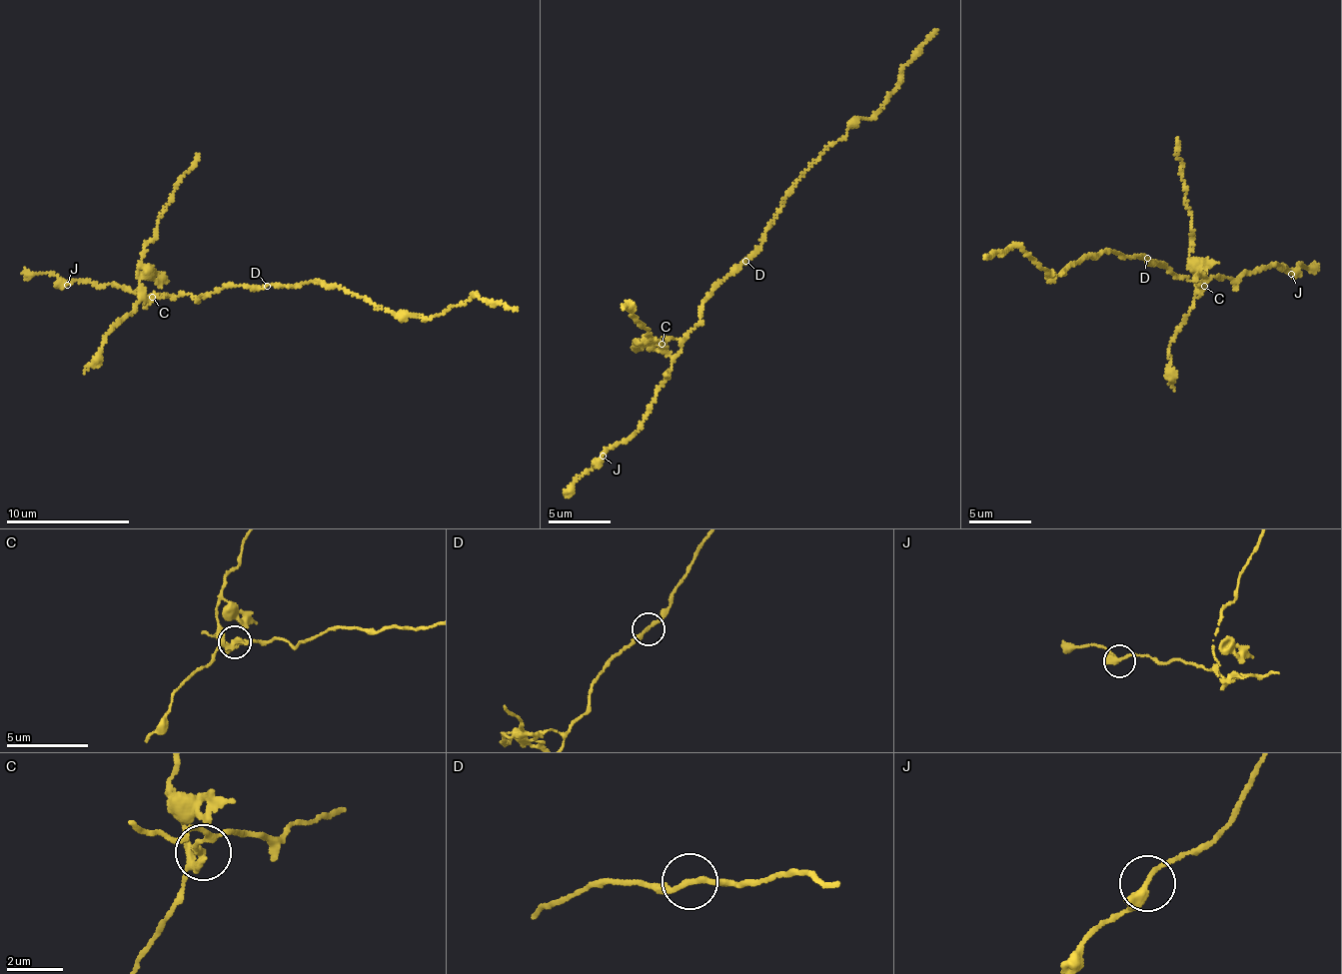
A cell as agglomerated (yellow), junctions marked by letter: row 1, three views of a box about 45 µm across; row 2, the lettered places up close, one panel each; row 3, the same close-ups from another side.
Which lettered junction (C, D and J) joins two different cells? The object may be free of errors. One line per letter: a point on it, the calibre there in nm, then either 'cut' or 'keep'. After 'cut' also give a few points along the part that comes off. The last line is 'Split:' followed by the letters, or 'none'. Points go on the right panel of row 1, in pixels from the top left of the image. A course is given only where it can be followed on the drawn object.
C: at (1204, 286); 200 nm thick; cut; foreign part runs (1203, 285), (1201, 289), (1189, 249), (1192, 212), (1180, 167), (1178, 137)
D: at (1147, 258); 200 nm thick; keep
J: at (1291, 274); 320 nm thick; keep
Split: C

